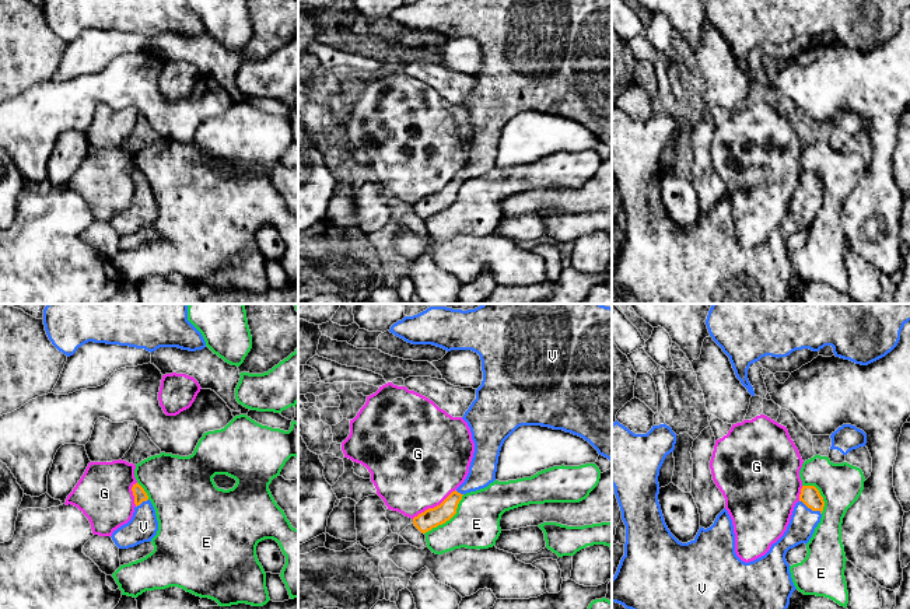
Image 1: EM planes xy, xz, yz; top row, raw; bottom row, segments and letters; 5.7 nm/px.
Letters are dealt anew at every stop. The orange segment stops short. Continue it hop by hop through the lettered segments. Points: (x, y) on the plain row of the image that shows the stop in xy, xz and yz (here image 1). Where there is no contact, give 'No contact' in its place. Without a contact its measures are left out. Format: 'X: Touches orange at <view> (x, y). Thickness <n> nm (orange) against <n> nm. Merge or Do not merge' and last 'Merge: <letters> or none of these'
E: Touches orange at xz (448, 206). Thickness 110 nm (orange) against 280 nm. Do not merge
G: Touches orange at xz (434, 193). Thickness 110 nm (orange) against 480 nm. Do not merge
V: Touches orange at yz (811, 195). Thickness 110 nm (orange) against 150 nm. Merge
Merge: V

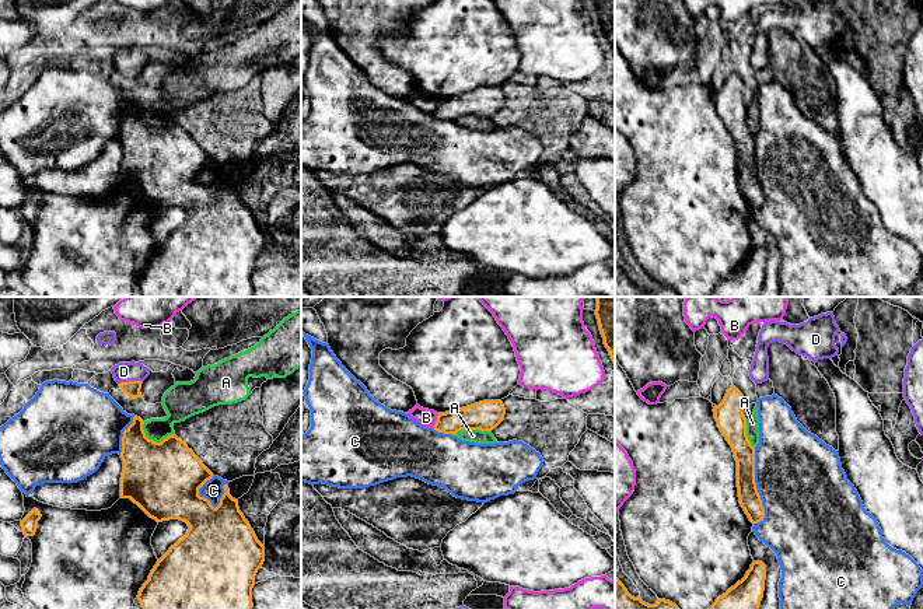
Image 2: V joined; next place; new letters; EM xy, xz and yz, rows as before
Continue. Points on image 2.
A: Touches orange at xy (154, 128). Thickness 420 nm (orange) against 160 nm. Do not merge
B: Touches orange at xz (437, 107). Thickness 160 nm (orange) against 100 nm. Do not merge
C: Touches orange at yz (755, 172). Thickness 120 nm (orange) against 480 nm. Do not merge
D: Touches orange at xy (130, 67). Thickness 90 nm (orange) against 110 nm. Merge
Merge: D

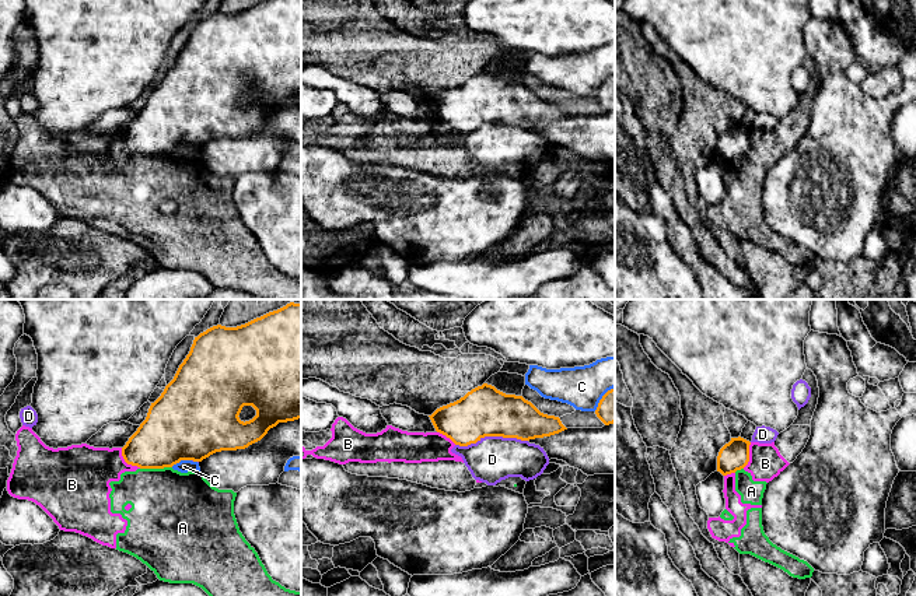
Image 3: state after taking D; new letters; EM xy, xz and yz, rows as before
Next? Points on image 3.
A: Touches orange at xy (156, 154). Thickness 360 nm (orange) against 440 nm. Do not merge
B: Touches orange at xy (126, 148). Thickness 320 nm (orange) against 300 nm. Do not merge
C: Touches orange at xy (181, 146). Thickness 460 nm (orange) against 80 nm. Do not merge
D: Touches orange at xz (490, 122). Thickness 280 nm (orange) against 260 nm. Do not merge
Merge: none of these

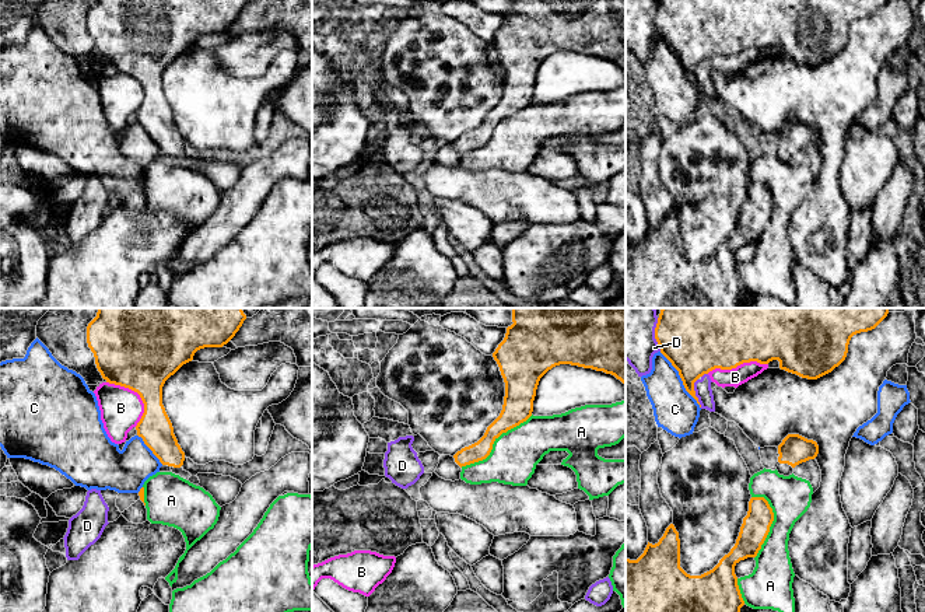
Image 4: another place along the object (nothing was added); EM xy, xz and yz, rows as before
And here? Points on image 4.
A: Touches orange at xz (493, 129). Thickness 170 nm (orange) against 280 nm. Do not merge
B: Touches orange at xy (139, 80). Thickness 440 nm (orange) against 240 nm. Do not merge
C: Touches orange at yz (682, 66). Thickness 360 nm (orange) against 240 nm. Do not merge
D: Touches orange at yz (655, 21). Thickness 360 nm (orange) against 280 nm. Do not merge
Merge: none of these

